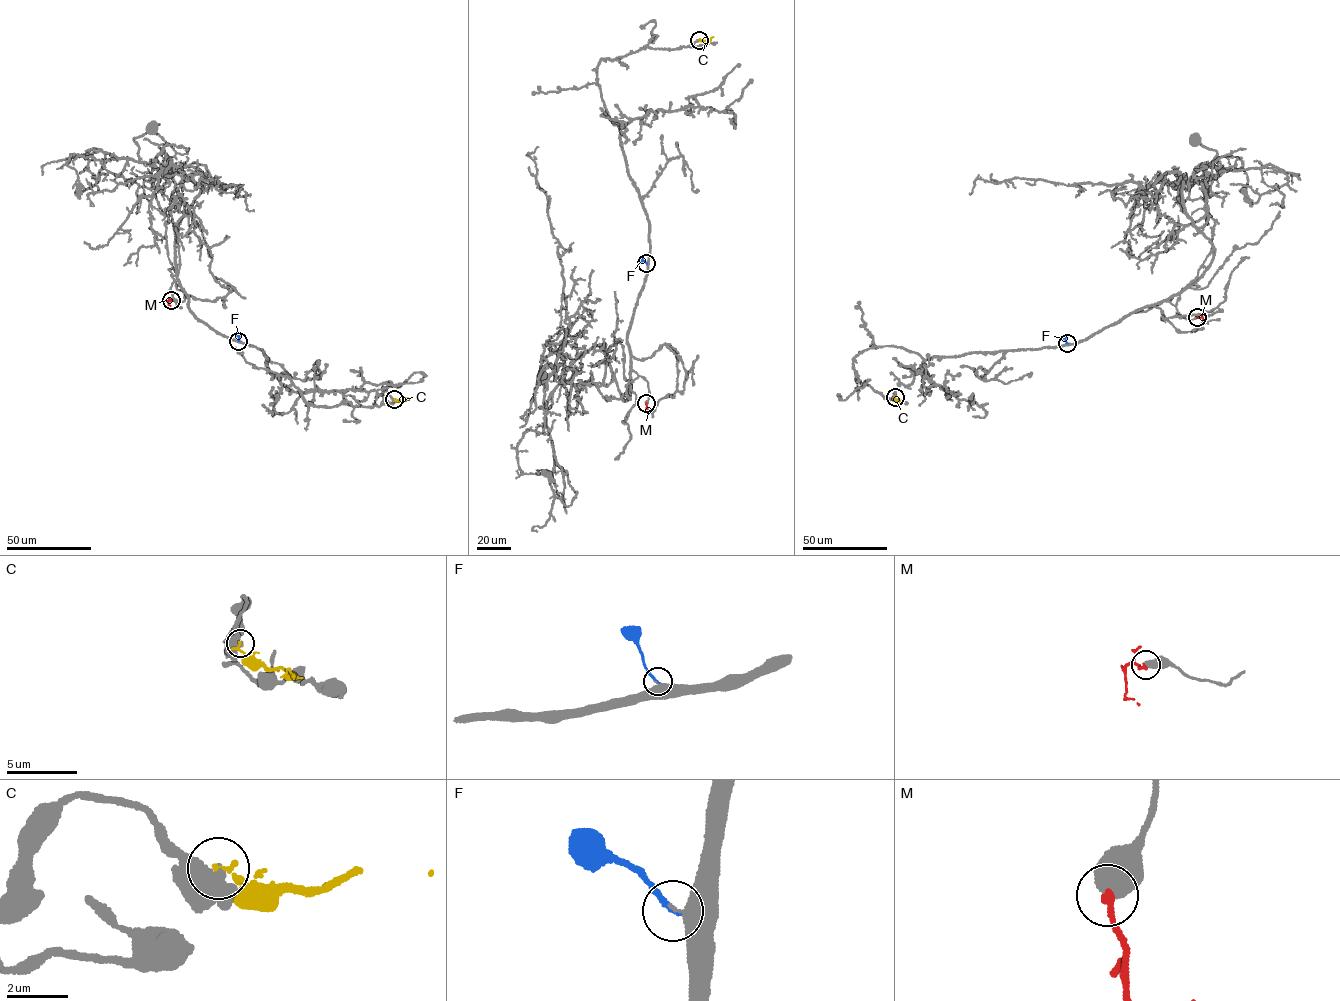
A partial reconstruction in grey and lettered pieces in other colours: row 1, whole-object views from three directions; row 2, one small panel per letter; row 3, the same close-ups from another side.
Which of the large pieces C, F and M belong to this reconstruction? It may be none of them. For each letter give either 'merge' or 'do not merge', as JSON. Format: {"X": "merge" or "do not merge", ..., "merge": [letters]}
{"C": "do not merge", "F": "merge", "M": "do not merge", "merge": ["F"]}

